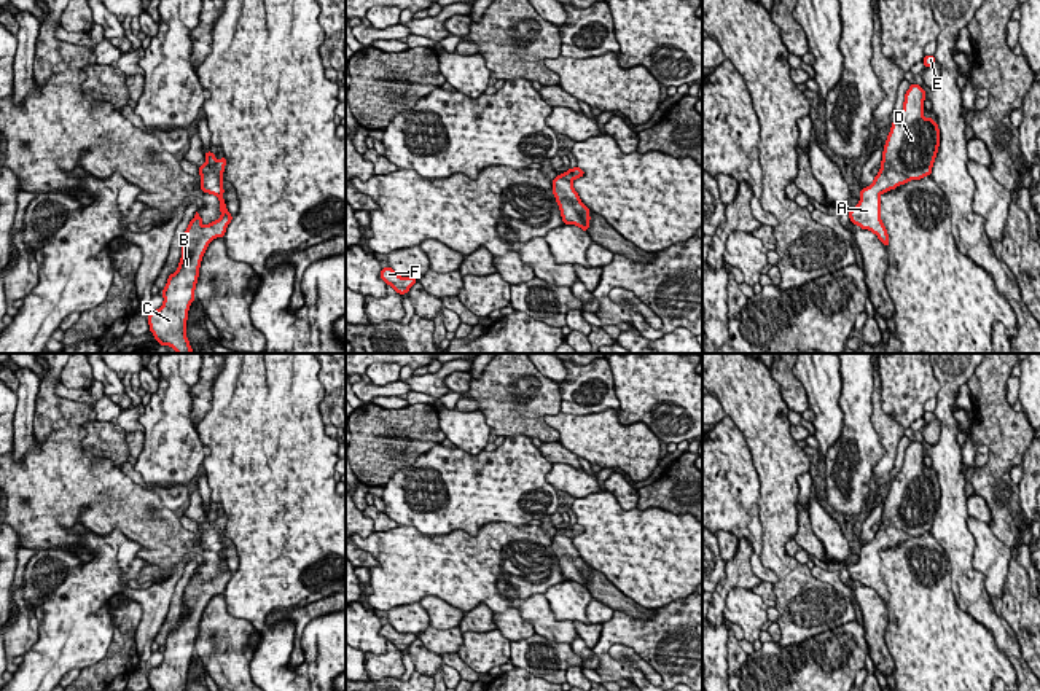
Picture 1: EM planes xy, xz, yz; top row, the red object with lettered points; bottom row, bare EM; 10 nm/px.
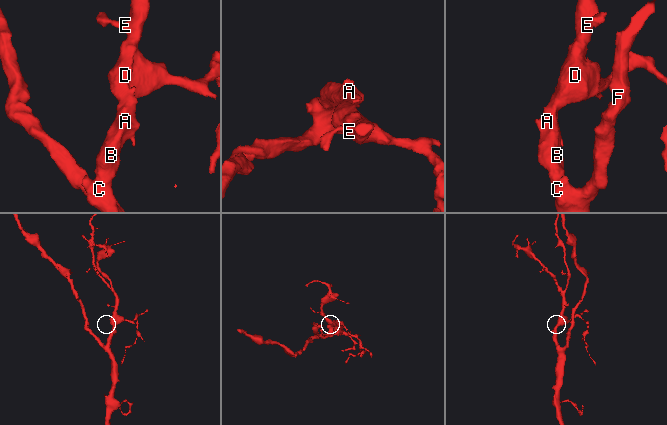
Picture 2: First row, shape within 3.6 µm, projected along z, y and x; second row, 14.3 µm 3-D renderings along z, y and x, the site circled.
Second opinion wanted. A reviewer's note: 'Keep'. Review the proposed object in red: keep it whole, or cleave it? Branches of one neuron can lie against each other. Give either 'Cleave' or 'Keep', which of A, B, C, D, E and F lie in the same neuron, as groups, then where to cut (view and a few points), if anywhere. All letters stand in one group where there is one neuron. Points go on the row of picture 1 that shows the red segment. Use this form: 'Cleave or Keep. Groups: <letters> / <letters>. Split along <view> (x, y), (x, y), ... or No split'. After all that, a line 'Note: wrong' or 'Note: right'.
Keep. Groups: A B C D E F. No split
Note: right

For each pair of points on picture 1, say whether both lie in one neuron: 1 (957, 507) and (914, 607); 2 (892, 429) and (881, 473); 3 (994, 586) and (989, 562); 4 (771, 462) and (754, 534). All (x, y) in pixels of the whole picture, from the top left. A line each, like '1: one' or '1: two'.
1: two
2: one
3: one
4: two

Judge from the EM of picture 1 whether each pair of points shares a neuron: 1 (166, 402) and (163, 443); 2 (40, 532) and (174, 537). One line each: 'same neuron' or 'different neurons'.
1: same neuron
2: same neuron

